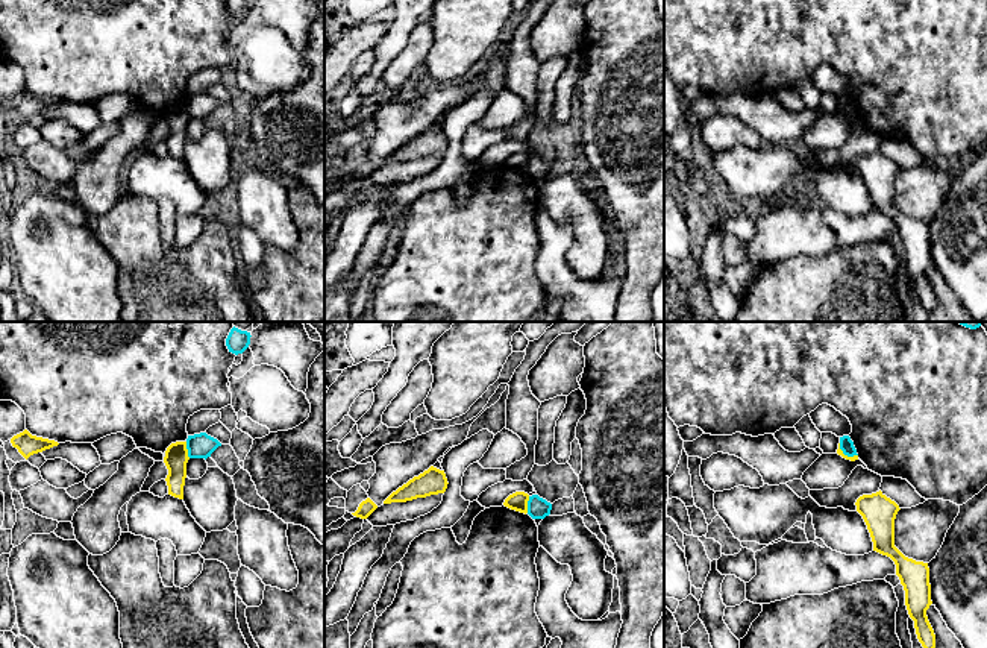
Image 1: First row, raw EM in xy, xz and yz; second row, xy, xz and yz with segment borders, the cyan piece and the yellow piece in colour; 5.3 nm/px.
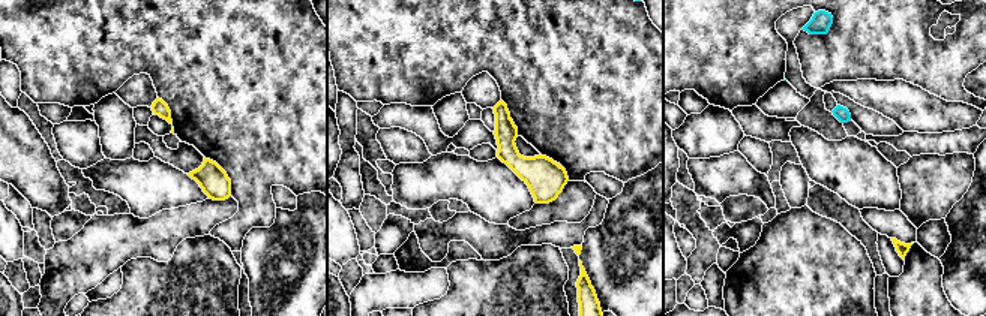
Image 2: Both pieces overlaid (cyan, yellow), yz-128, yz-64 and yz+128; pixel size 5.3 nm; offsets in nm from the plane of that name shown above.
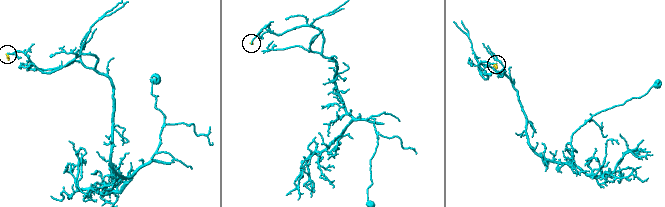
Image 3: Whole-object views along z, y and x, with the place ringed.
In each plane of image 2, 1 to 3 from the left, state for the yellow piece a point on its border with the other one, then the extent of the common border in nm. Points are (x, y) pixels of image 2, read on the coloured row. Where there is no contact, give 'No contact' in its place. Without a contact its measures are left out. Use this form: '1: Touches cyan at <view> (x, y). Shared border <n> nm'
1: No contact
2: No contact
3: No contact

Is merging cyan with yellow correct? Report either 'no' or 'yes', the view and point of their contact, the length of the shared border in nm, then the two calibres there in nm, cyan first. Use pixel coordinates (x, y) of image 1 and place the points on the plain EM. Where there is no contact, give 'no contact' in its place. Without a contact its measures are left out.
no | xy (187, 108) | 90 nm | 130/130 nm

